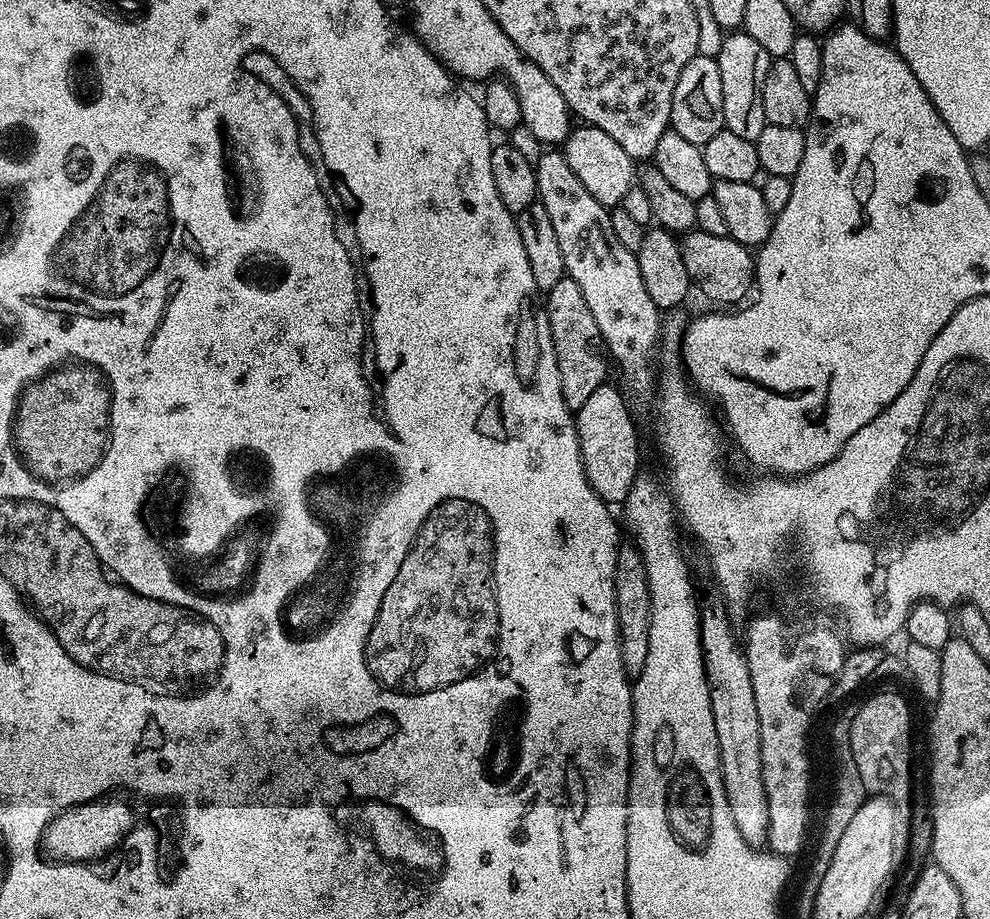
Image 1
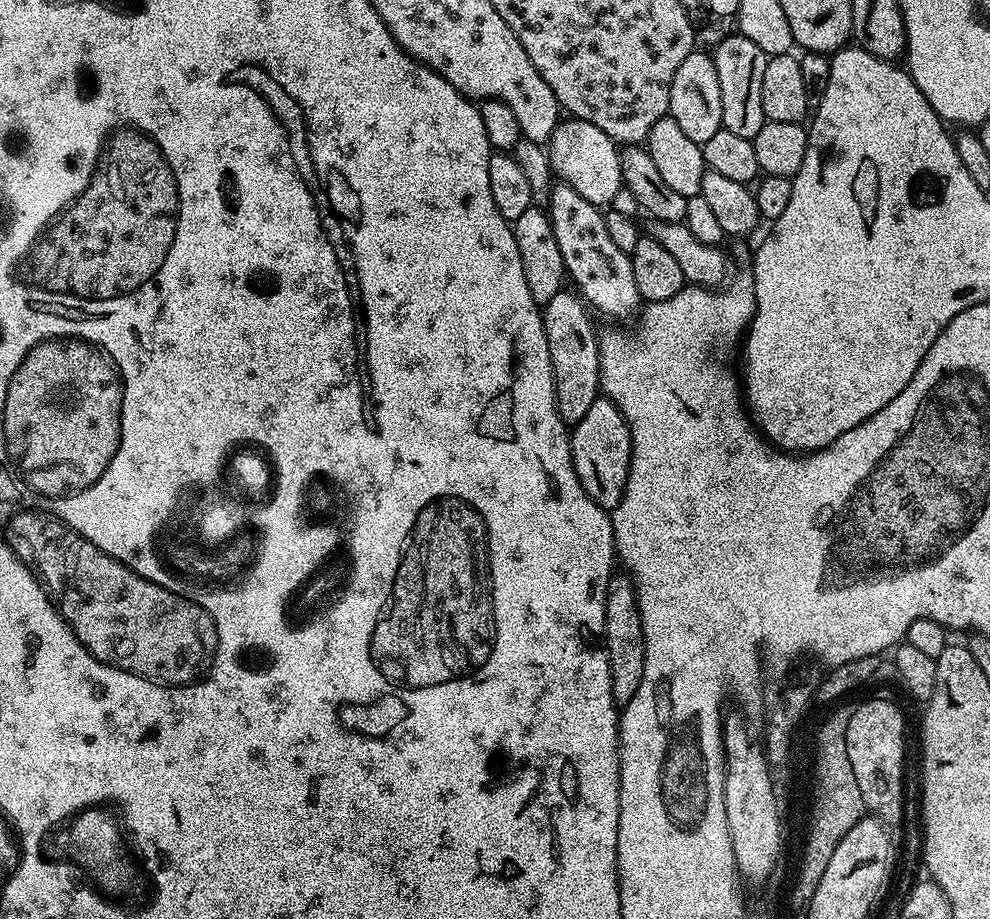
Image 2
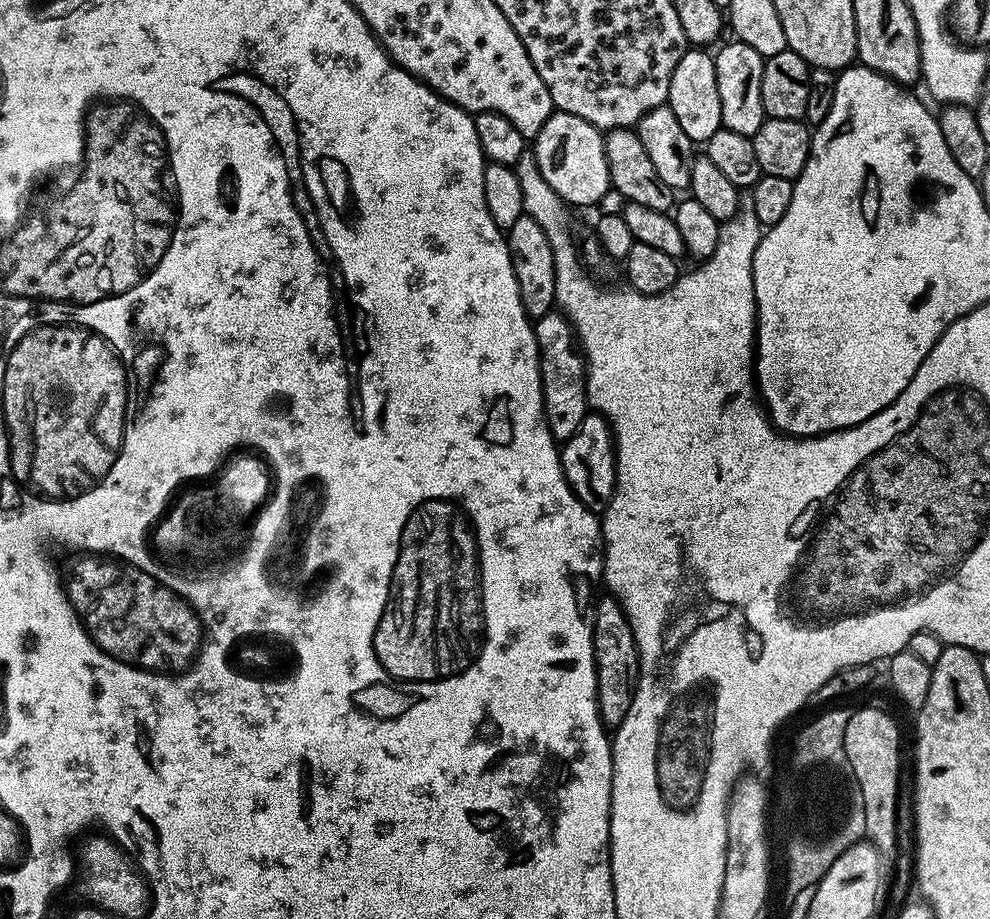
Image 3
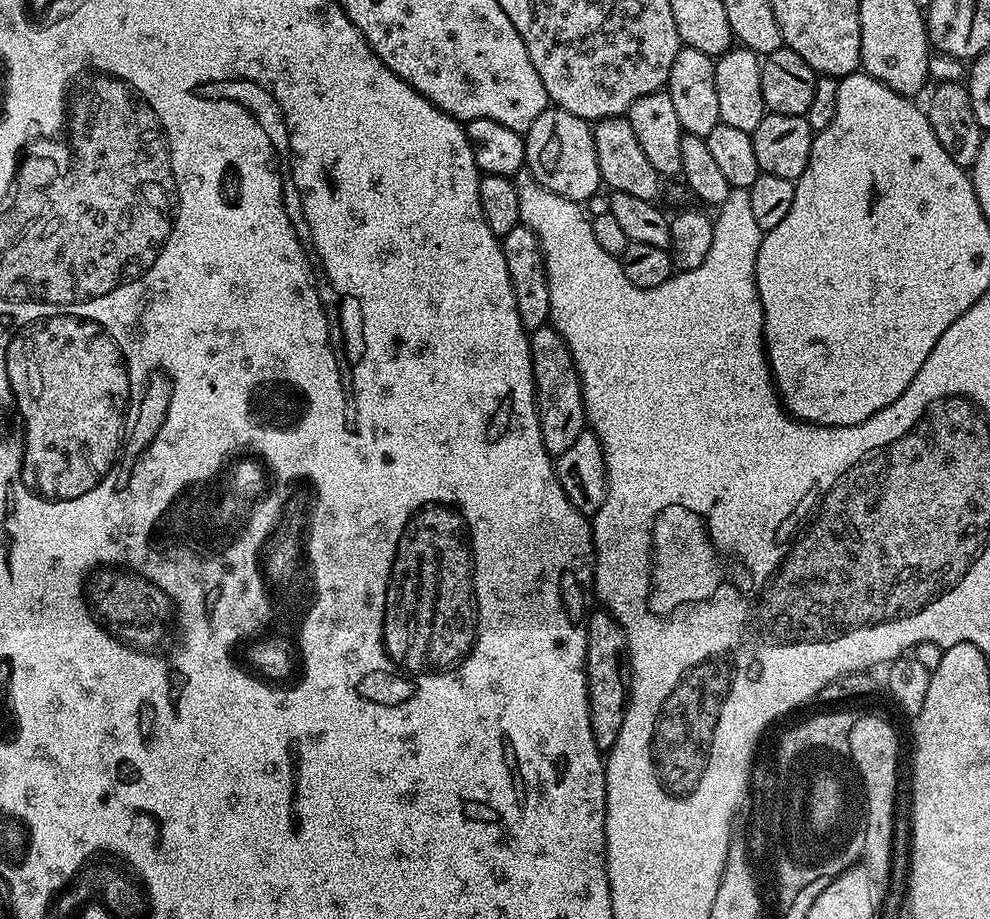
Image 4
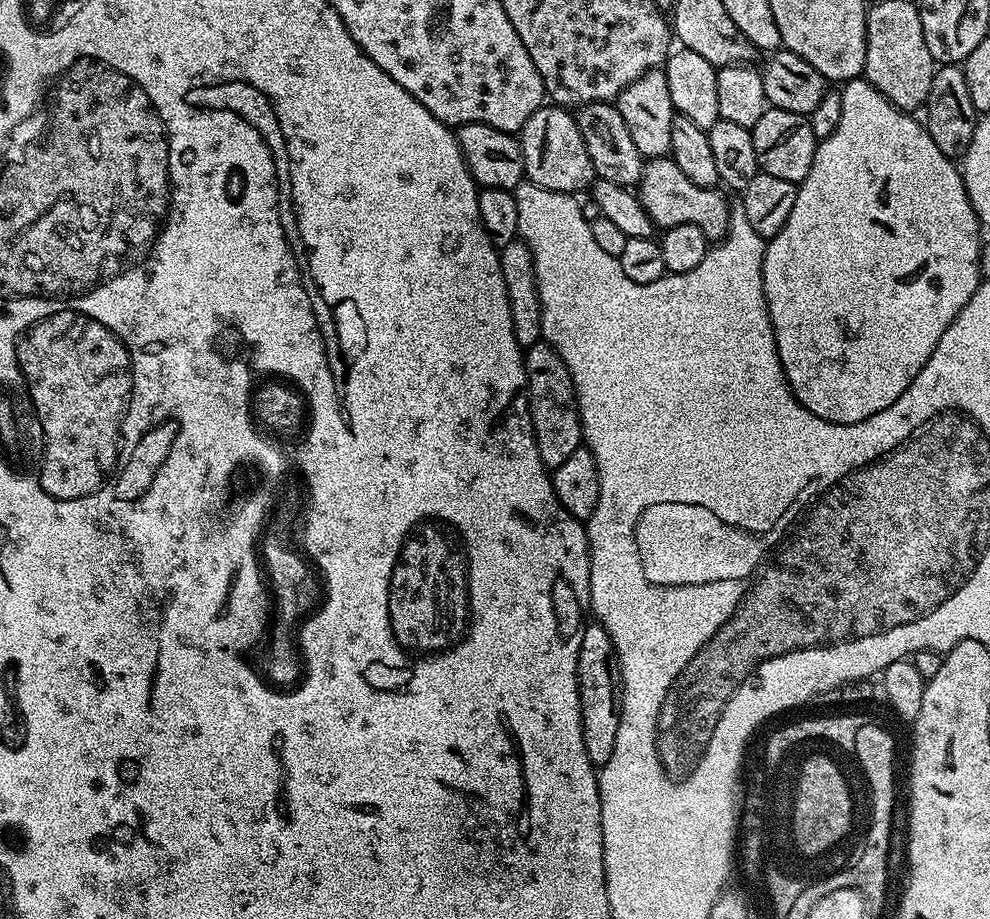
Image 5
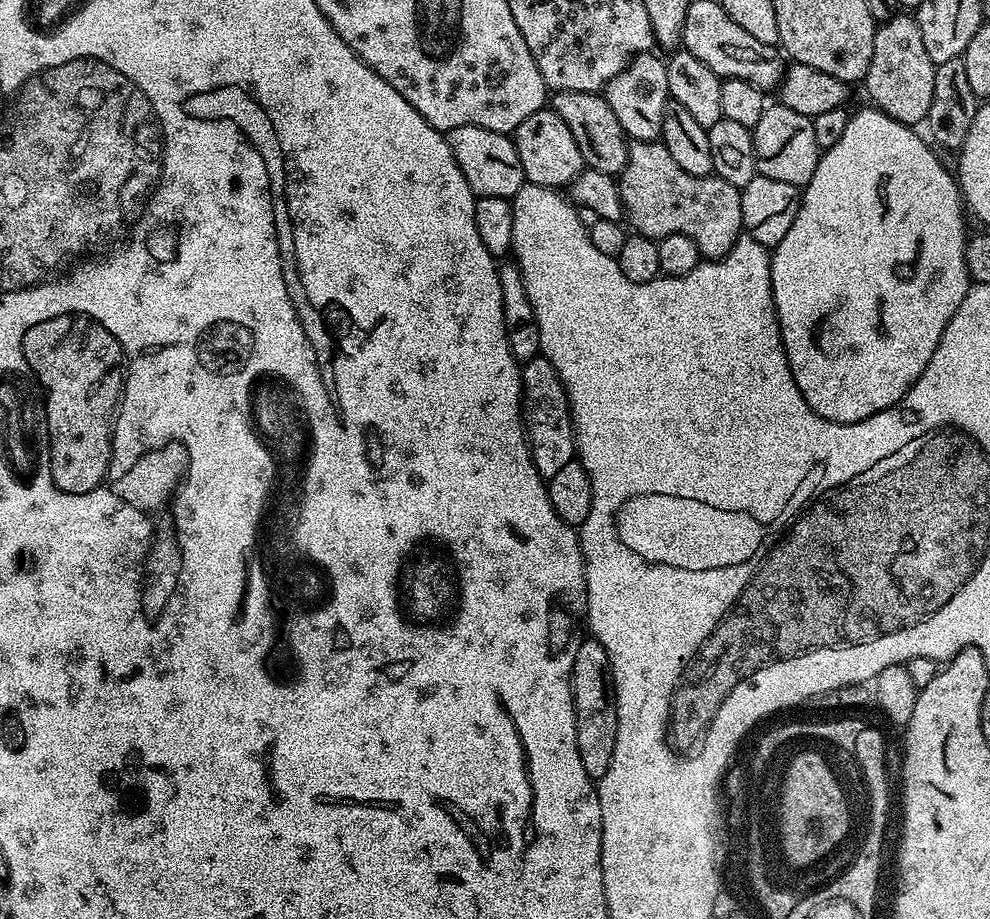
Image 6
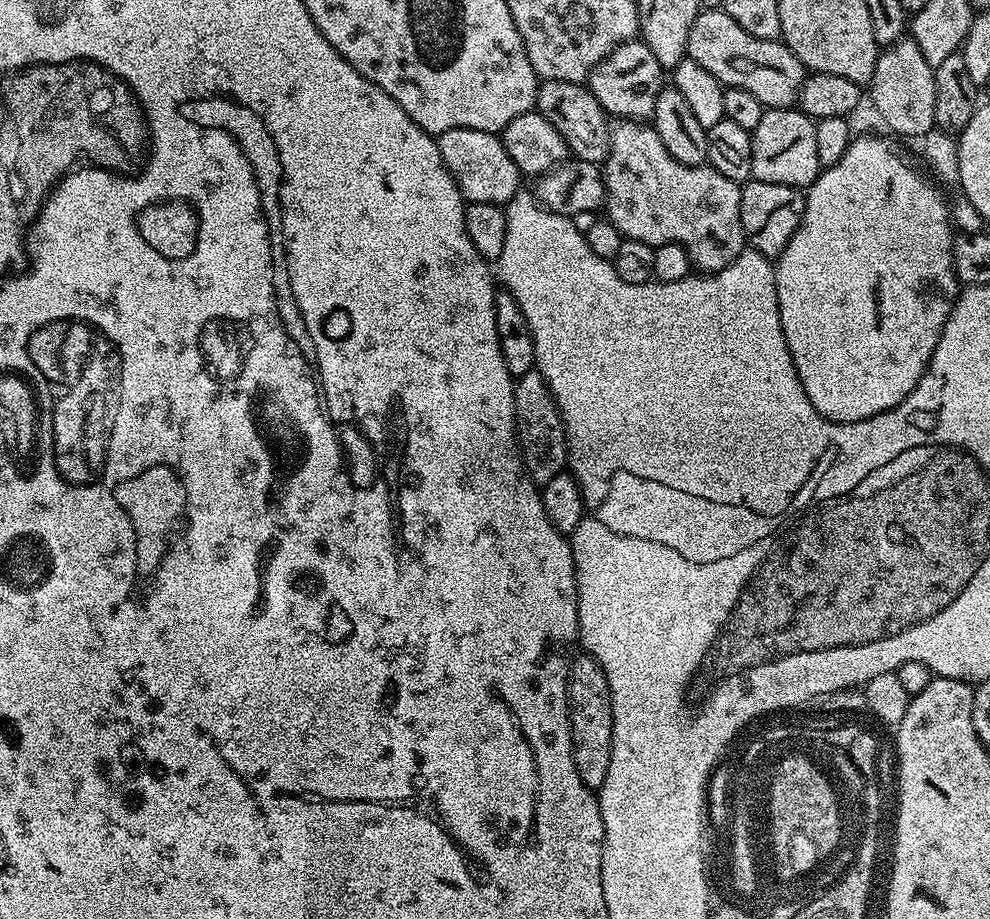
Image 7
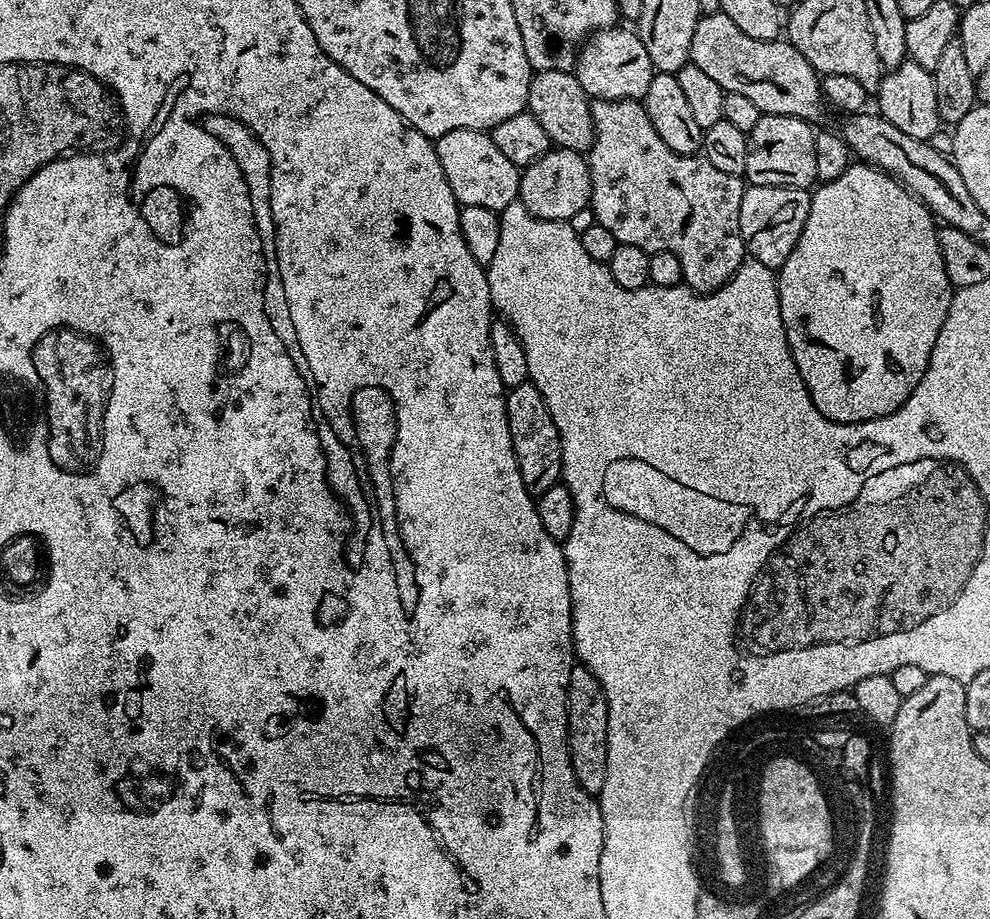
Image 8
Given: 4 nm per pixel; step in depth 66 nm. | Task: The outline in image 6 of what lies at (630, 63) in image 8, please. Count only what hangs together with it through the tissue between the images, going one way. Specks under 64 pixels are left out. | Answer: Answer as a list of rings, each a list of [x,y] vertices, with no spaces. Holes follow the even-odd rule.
[[[641,52],[632,57],[631,64],[619,72],[602,89],[604,101],[614,110],[624,135],[632,142],[656,142],[662,134],[662,118],[666,114],[670,97],[666,82],[666,63],[652,52]]]

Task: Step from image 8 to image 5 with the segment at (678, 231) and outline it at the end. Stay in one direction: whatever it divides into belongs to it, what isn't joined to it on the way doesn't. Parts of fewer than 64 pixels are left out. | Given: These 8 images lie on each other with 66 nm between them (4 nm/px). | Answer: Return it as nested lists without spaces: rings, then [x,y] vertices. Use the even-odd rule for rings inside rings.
[[[671,158],[648,160],[638,185],[640,202],[646,214],[650,214],[652,223],[657,229],[663,230],[683,224],[698,226],[698,230],[705,232],[712,242],[719,241],[728,229],[730,200],[727,200],[723,194],[725,195],[719,187],[694,186],[694,182],[690,182],[690,178],[686,178],[686,174],[678,170],[678,166]]]

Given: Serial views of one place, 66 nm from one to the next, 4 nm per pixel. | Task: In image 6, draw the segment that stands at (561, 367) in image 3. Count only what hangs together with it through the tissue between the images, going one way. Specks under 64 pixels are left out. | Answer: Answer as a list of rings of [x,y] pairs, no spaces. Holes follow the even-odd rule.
[[[538,355],[523,361],[520,369],[520,390],[522,393],[522,419],[524,421],[524,435],[528,437],[528,449],[532,452],[532,461],[542,477],[558,474],[566,462],[576,456],[576,435],[572,429],[572,411],[568,408],[568,395],[550,362],[545,356]]]

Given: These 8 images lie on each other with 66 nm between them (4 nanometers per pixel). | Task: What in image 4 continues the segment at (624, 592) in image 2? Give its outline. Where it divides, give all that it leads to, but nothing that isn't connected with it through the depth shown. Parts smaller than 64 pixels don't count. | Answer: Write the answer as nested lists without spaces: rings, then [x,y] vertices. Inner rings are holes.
[[[599,610],[586,623],[586,666],[584,673],[588,679],[588,705],[590,706],[590,726],[594,742],[602,750],[610,750],[618,742],[622,722],[628,709],[629,681],[626,679],[628,664],[628,643],[622,626],[607,610]]]

